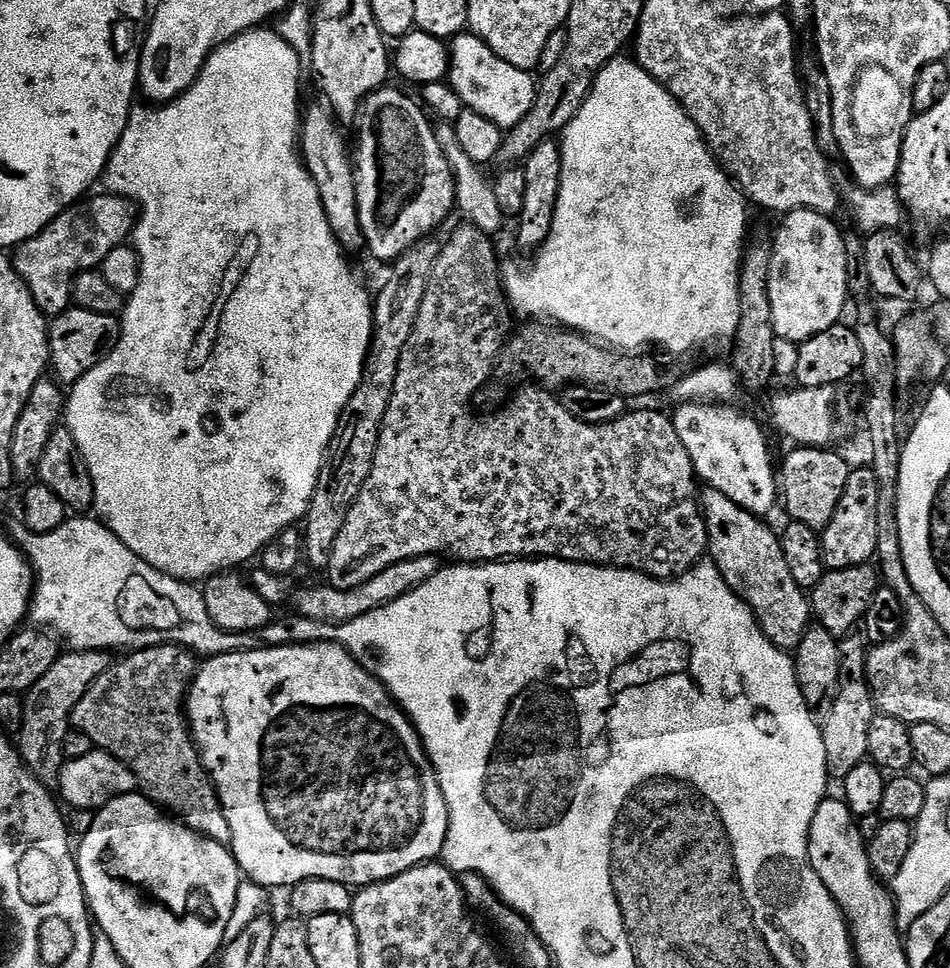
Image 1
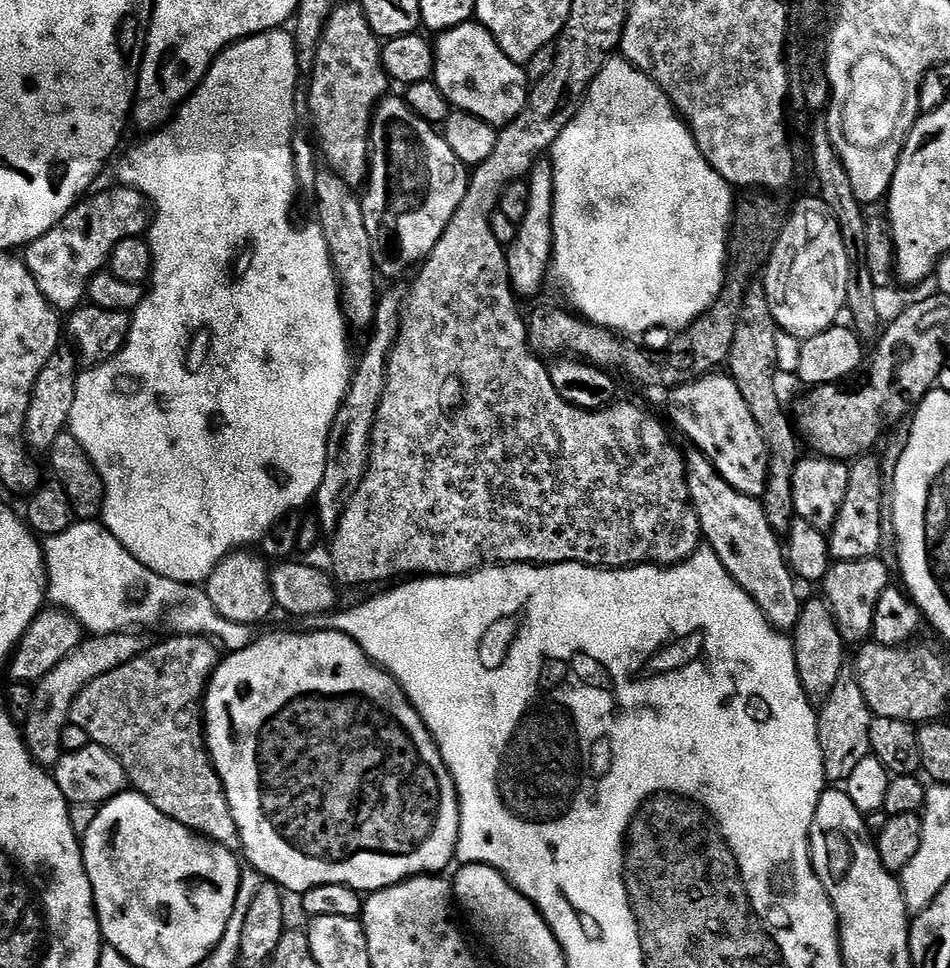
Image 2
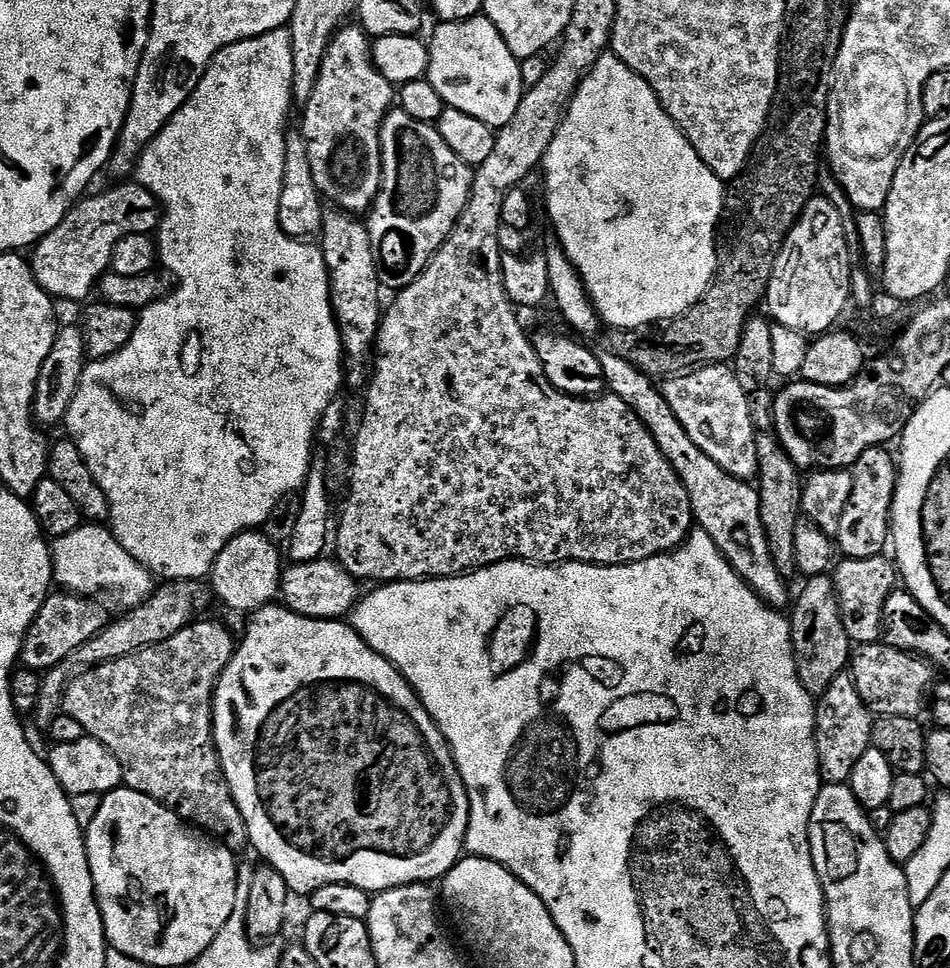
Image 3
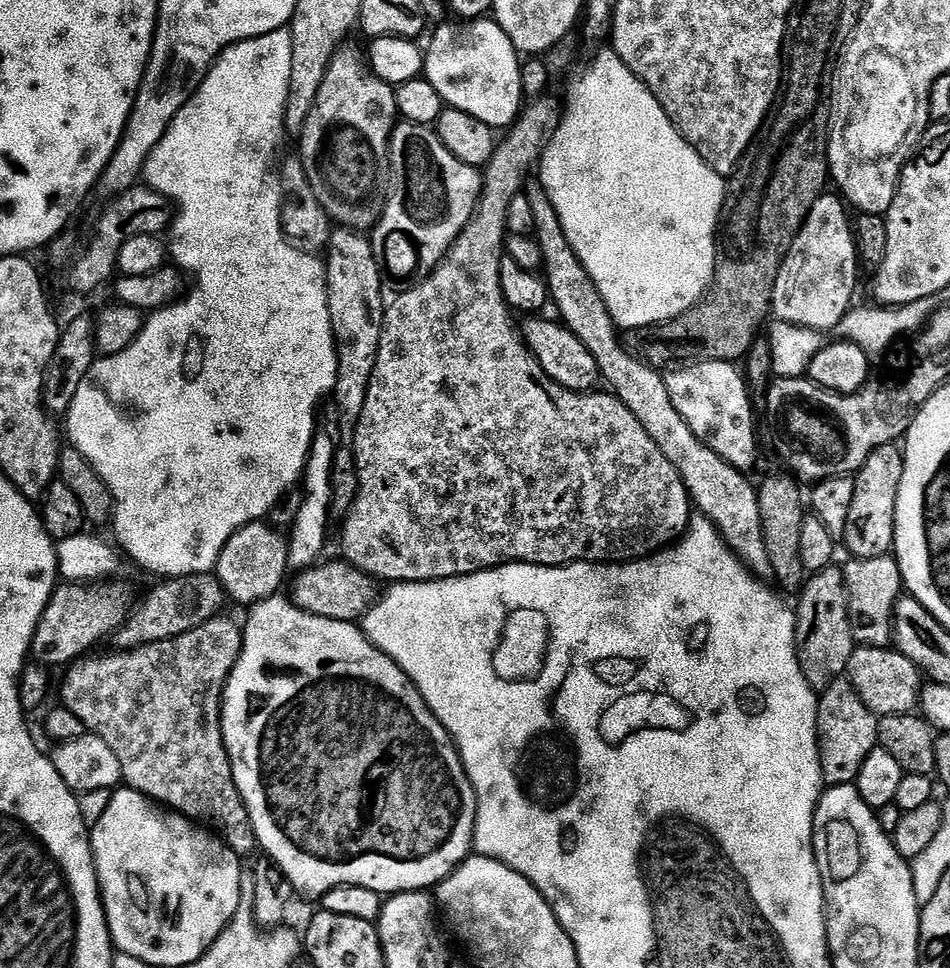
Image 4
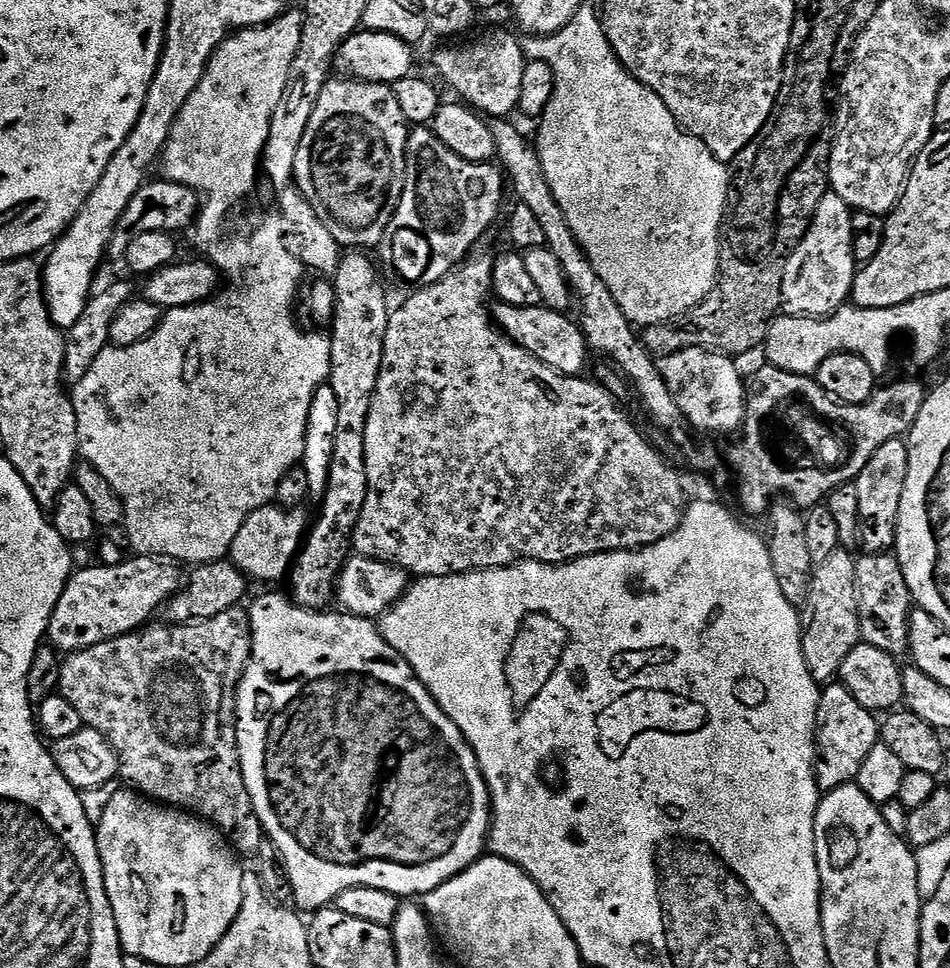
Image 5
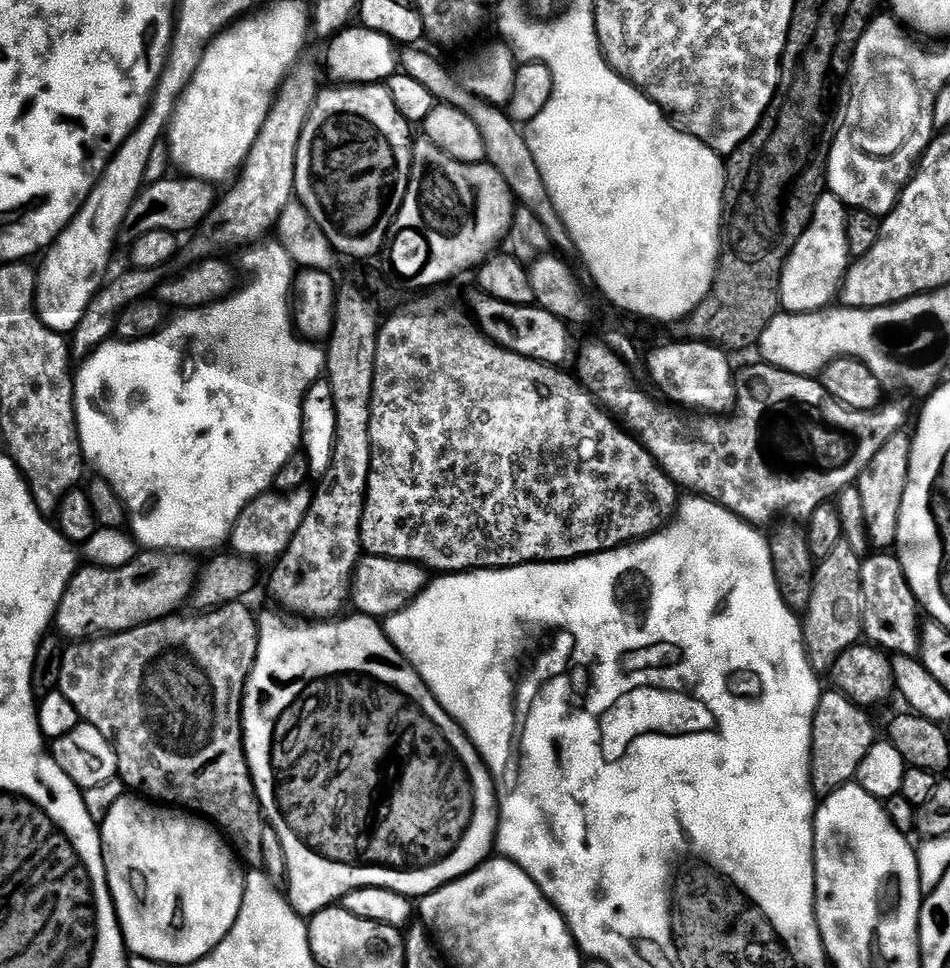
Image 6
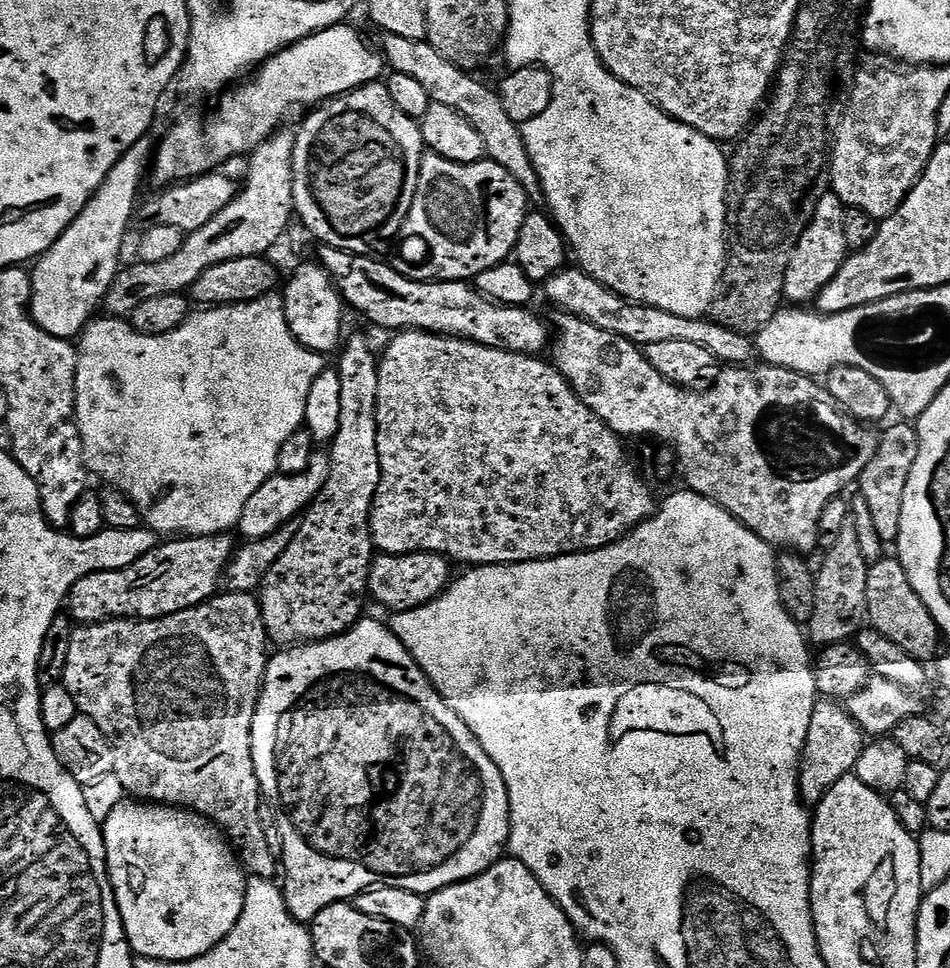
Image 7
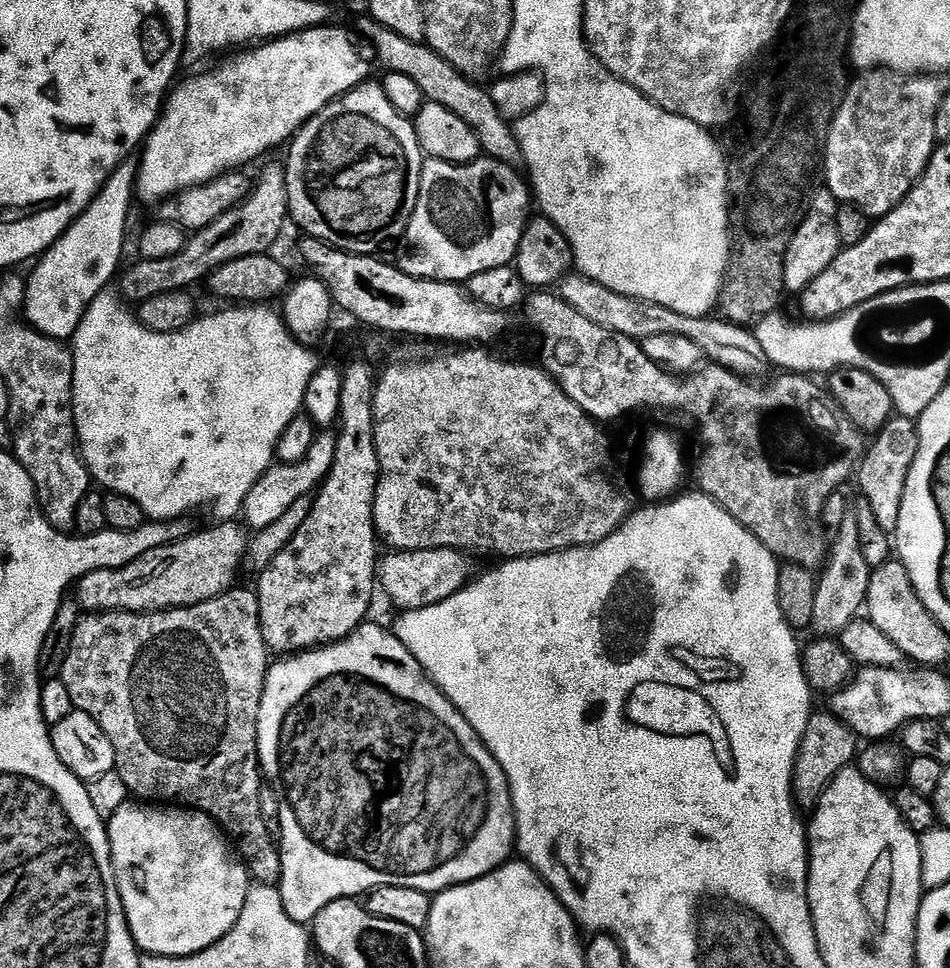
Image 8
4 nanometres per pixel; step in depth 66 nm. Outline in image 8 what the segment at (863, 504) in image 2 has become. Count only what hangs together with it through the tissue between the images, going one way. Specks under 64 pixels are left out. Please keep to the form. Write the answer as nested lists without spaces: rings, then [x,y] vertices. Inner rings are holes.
[[[893,415],[892,419],[884,423],[884,427],[875,433],[872,445],[864,456],[864,461],[858,464],[858,476],[860,472],[860,488],[863,499],[870,502],[874,510],[874,518],[878,518],[878,526],[889,534],[895,533],[898,526],[898,514],[900,513],[900,499],[906,490],[906,478],[910,474],[910,466],[918,454],[918,424],[911,416]]]

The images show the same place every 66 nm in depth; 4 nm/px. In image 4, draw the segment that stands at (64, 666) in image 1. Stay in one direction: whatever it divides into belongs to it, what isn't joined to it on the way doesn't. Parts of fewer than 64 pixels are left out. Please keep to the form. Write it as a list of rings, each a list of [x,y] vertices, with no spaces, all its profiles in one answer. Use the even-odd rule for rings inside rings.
[[[212,572],[173,576],[165,579],[144,601],[139,601],[134,614],[114,634],[115,647],[120,650],[138,648],[142,644],[153,644],[186,634],[206,622],[217,619],[226,603],[224,583]]]

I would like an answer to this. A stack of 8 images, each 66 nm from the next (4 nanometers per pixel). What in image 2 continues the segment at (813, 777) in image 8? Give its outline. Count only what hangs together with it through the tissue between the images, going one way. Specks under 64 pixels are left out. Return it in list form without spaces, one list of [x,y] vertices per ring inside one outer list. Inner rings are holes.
[[[846,666],[842,674],[838,674],[838,682],[834,682],[830,698],[824,701],[819,709],[818,719],[825,781],[846,782],[858,764],[872,751],[870,730],[874,717],[862,694],[862,686],[856,677],[855,667]]]

